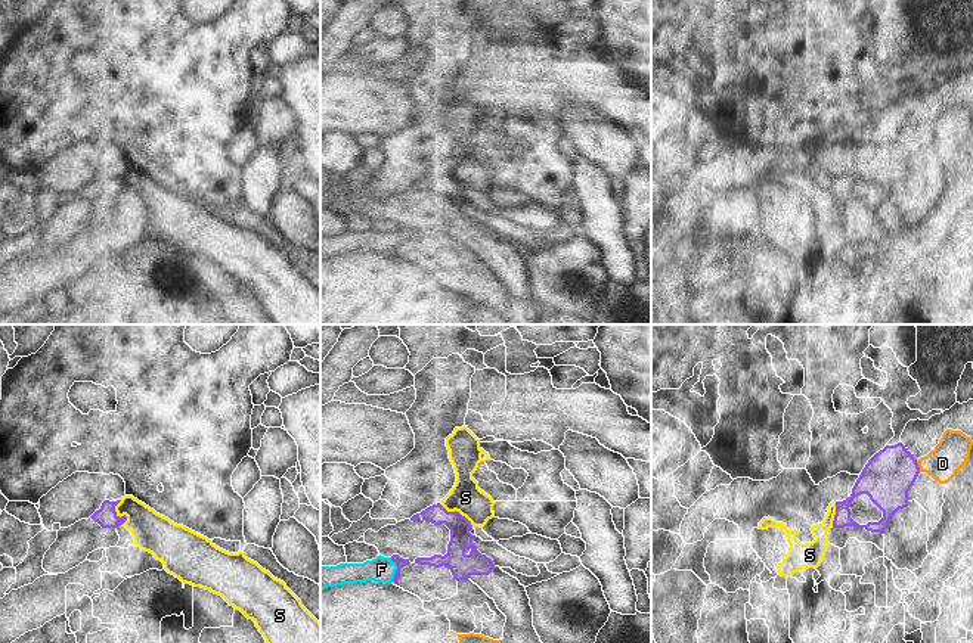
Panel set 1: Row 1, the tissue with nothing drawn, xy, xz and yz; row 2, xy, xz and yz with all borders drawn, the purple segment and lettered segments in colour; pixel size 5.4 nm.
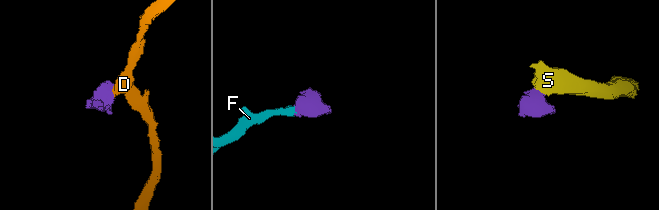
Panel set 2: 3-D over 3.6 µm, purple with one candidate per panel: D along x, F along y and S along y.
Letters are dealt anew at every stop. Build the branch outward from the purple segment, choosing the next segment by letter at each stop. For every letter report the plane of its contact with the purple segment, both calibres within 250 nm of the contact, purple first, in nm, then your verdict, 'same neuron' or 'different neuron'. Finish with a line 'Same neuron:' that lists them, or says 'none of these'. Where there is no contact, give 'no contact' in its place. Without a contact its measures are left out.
D: meets purple in yz; 280 nm thick on the purple side, 190 nm on the other; different neuron
F: meets purple in xz; 60 nm thick on the purple side, 140 nm on the other; same neuron
S: meets purple in xz; 120 nm thick on the purple side, 180 nm on the other; different neuron
Same neuron: F

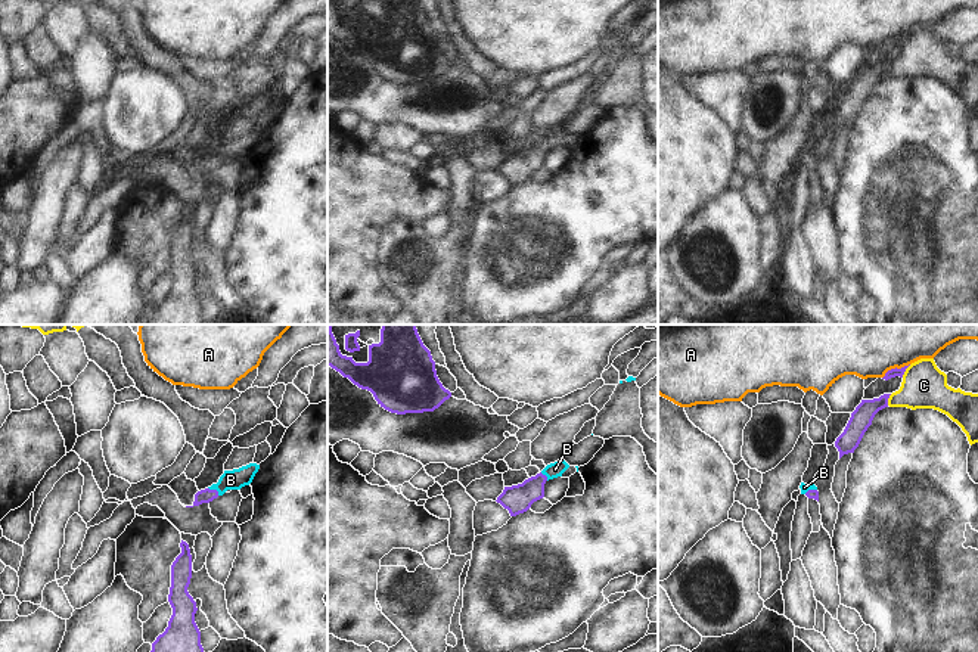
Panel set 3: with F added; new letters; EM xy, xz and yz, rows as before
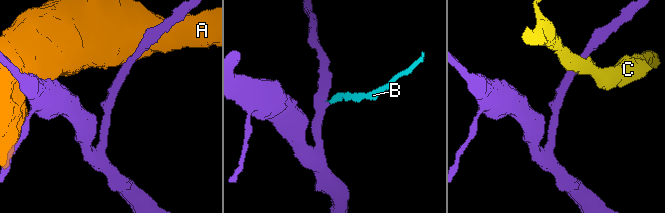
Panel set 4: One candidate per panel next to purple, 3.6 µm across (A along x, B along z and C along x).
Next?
A: meets purple in yz; 50 nm thick on the purple side, 500 nm on the other; different neuron
B: meets purple in xy; 80 nm thick on the purple side, 110 nm on the other; same neuron
C: meets purple in yz; 50 nm thick on the purple side, 240 nm on the other; different neuron
Same neuron: B

